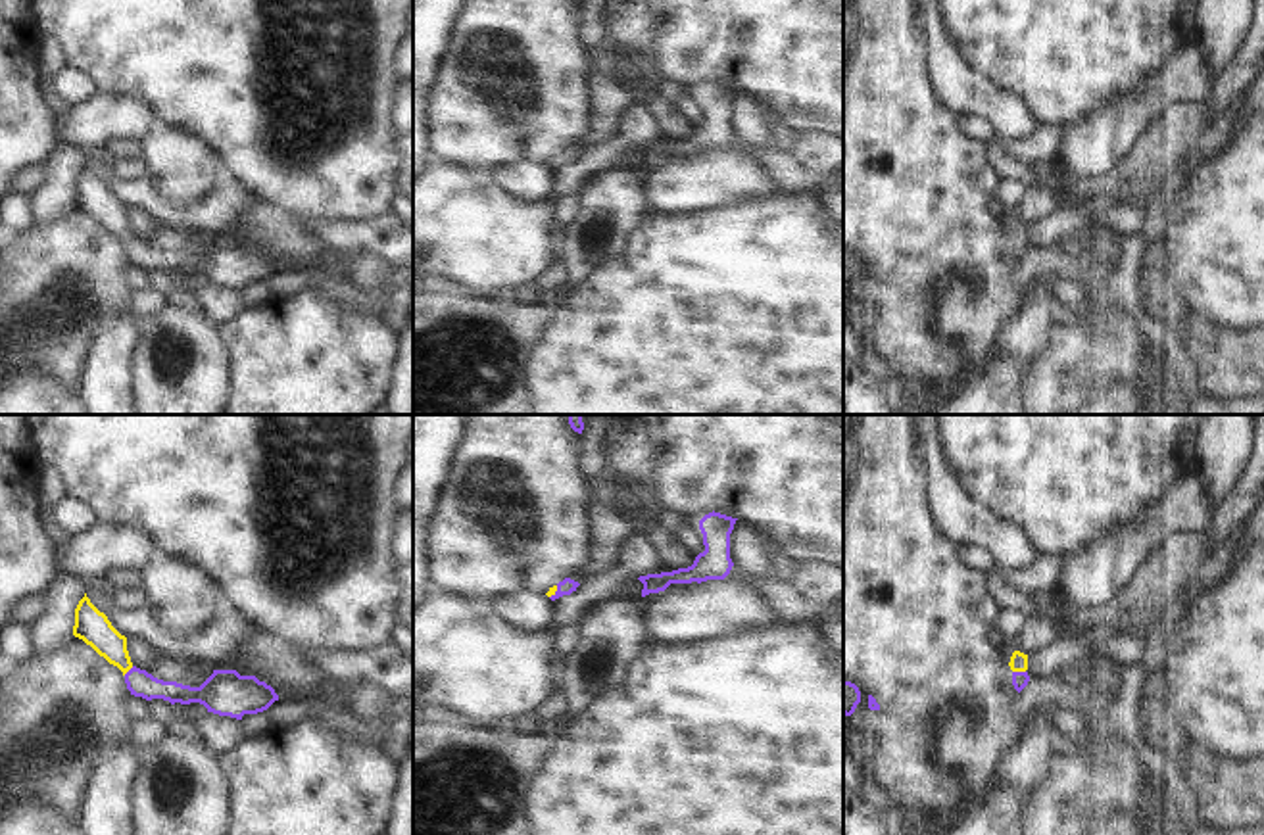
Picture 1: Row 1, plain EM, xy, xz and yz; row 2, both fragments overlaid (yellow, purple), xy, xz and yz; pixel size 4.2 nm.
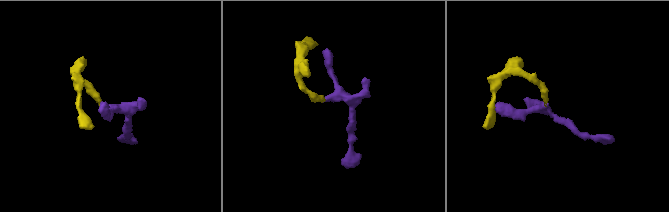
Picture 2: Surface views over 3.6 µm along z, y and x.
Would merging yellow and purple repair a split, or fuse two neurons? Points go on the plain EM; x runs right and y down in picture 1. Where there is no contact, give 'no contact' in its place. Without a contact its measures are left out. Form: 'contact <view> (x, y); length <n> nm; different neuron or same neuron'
contact yz (1019, 240); length 60 nm; same neuron

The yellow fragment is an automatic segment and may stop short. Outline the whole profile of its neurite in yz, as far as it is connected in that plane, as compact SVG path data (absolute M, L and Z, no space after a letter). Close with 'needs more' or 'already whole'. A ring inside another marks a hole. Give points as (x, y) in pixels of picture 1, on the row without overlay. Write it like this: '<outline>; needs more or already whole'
M1014 221L1009 236L1012 240L1012 255L1020 263L1030 251L1030 246L1026 242L1028 240L1028 225Z; needs more

